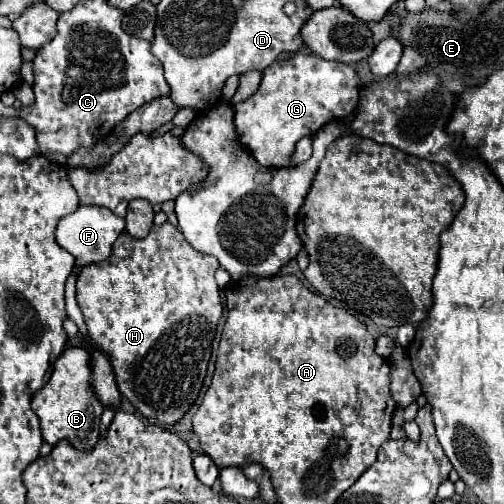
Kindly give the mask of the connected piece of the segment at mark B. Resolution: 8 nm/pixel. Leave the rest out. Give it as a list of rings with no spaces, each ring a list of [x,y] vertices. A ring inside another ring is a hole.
[[[66,346],[62,358],[56,360],[54,372],[48,380],[48,384],[38,390],[32,398],[32,410],[40,418],[42,426],[42,438],[50,446],[56,446],[60,440],[68,440],[76,450],[80,452],[90,452],[94,450],[98,442],[98,426],[100,426],[100,416],[102,416],[102,404],[90,392],[90,356],[82,348],[72,348]]]

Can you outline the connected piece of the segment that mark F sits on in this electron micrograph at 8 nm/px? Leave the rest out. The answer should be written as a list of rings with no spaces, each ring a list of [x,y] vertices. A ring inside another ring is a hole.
[[[80,206],[70,216],[62,216],[58,220],[54,236],[58,240],[58,246],[62,246],[66,252],[70,252],[74,256],[76,268],[80,272],[84,266],[104,262],[110,256],[112,244],[122,234],[122,230],[124,230],[124,218],[114,216],[108,208],[102,208],[102,206]]]

